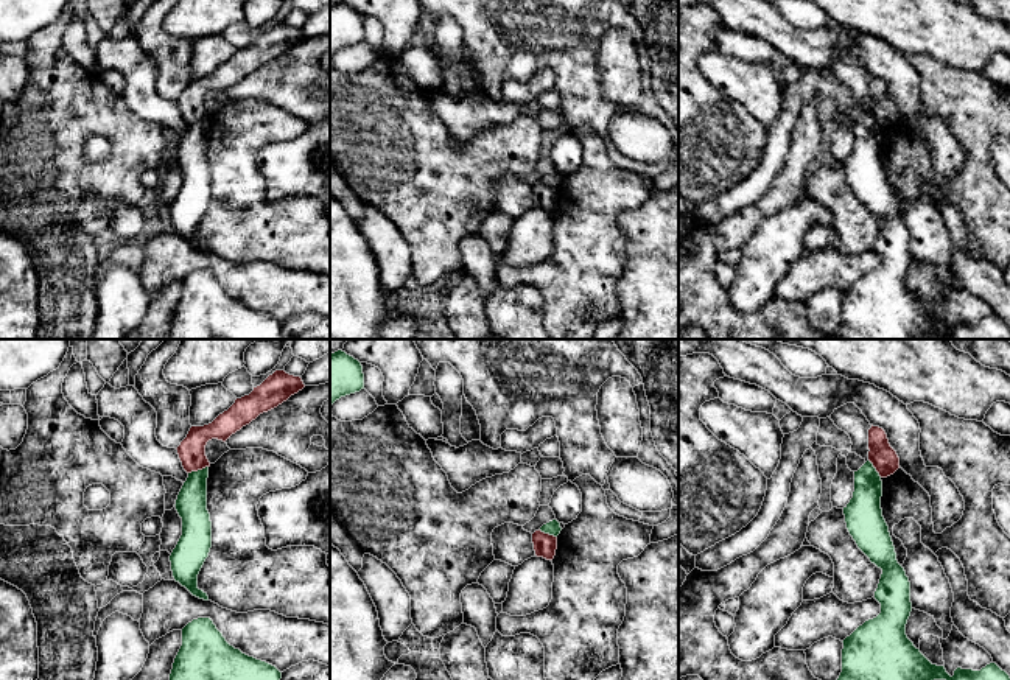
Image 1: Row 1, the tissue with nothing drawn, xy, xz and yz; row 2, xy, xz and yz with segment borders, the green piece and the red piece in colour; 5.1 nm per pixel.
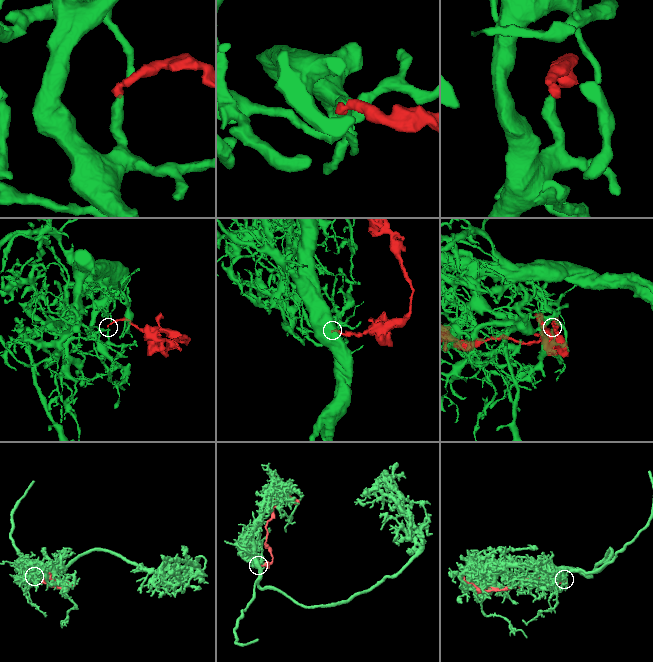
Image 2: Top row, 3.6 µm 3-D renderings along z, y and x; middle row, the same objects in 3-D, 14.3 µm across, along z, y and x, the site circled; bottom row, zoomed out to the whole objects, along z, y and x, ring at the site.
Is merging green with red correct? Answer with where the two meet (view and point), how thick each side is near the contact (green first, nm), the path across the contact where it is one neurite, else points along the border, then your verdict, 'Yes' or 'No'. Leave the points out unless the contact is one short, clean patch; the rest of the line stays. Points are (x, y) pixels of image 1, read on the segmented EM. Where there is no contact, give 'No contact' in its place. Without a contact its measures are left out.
Touches green at xy (198, 470). Thickness 160 nm (green) against 140 nm. Boundary: xy (207, 466), (189, 473). No

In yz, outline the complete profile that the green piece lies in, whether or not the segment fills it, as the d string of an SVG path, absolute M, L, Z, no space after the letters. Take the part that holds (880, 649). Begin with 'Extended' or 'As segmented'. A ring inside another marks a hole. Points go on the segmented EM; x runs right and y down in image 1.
As segmented. M867 461L854 471L854 492L843 507L845 523L857 548L882 570L875 599L881 613L859 626L847 636L842 649L842 672L837 680L1010 680L996 663L980 671L957 668L951 677L945 666L932 664L906 635L906 624L912 612L910 582L896 560L895 546L881 509L882 481L876 468Z

